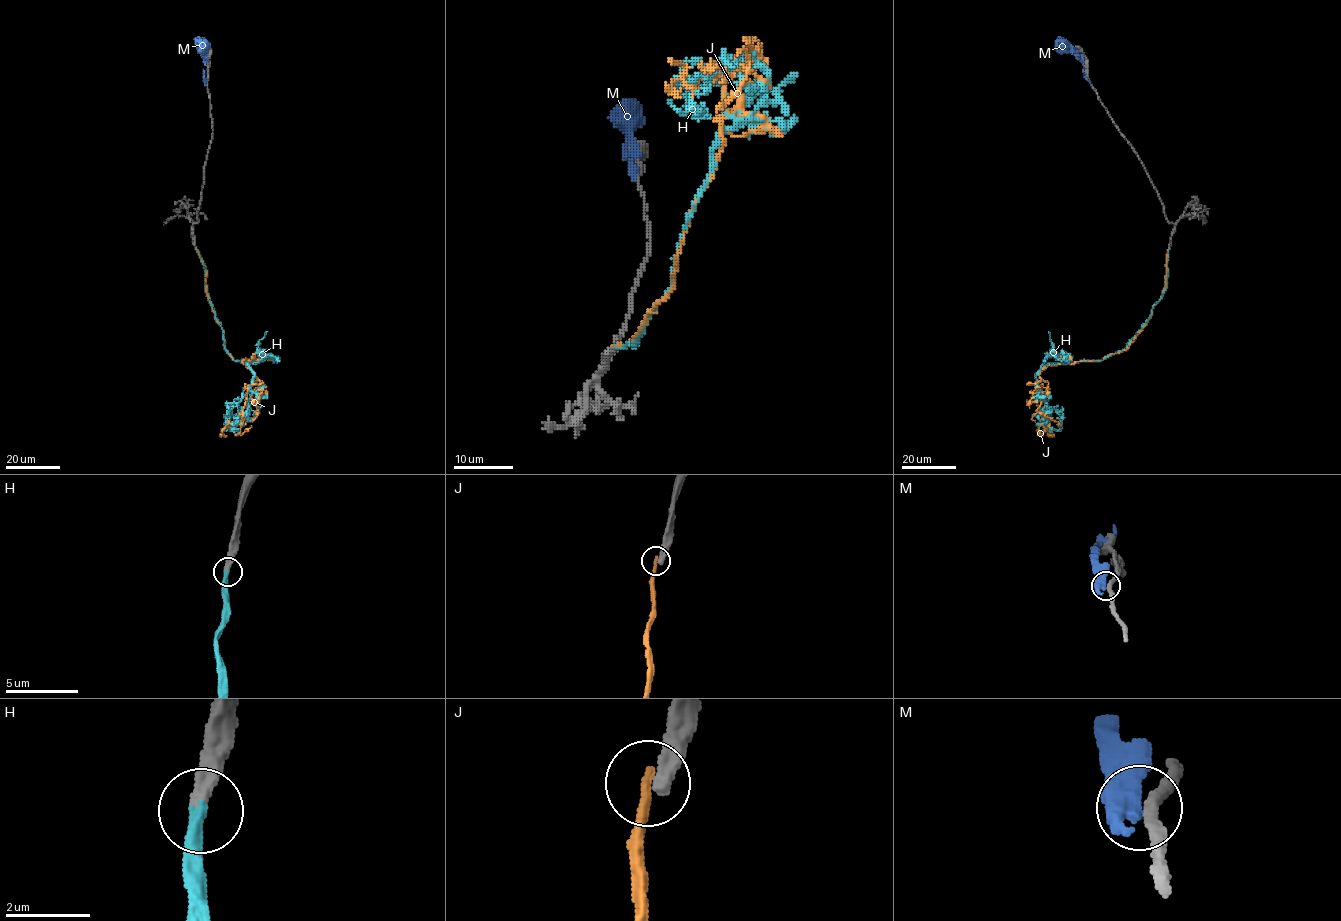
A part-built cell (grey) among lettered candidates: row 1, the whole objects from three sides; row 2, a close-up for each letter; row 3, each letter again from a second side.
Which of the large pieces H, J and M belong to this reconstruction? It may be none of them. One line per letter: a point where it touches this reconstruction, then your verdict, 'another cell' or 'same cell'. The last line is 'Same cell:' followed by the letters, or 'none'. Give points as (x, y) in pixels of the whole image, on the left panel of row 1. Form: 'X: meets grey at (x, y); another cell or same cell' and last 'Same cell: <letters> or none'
H: meets grey at (197, 250); same cell
J: meets grey at (197, 250); another cell
M: meets grey at (206, 83); another cell
Same cell: H

